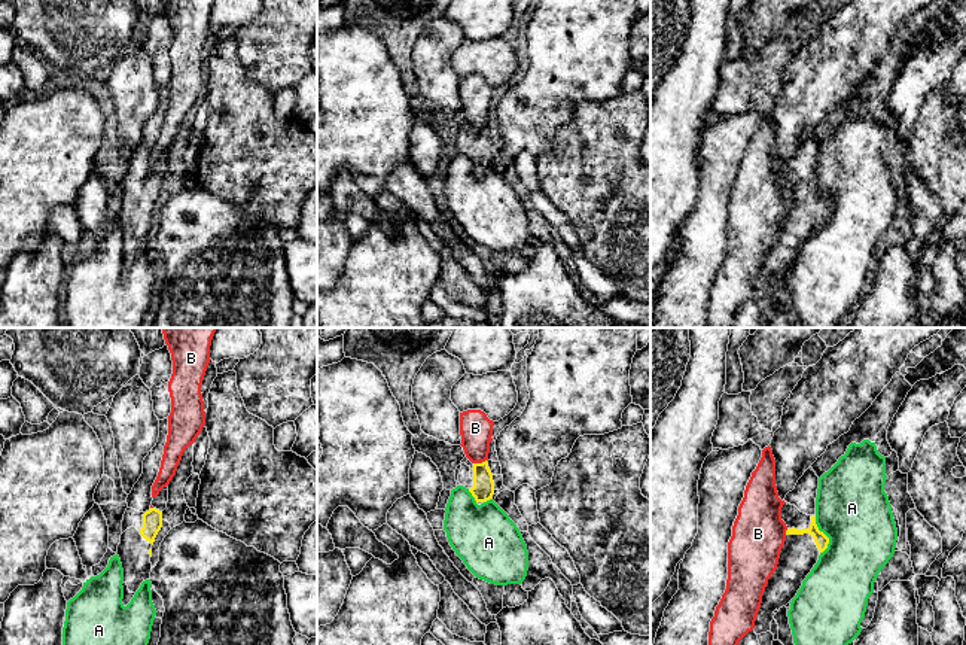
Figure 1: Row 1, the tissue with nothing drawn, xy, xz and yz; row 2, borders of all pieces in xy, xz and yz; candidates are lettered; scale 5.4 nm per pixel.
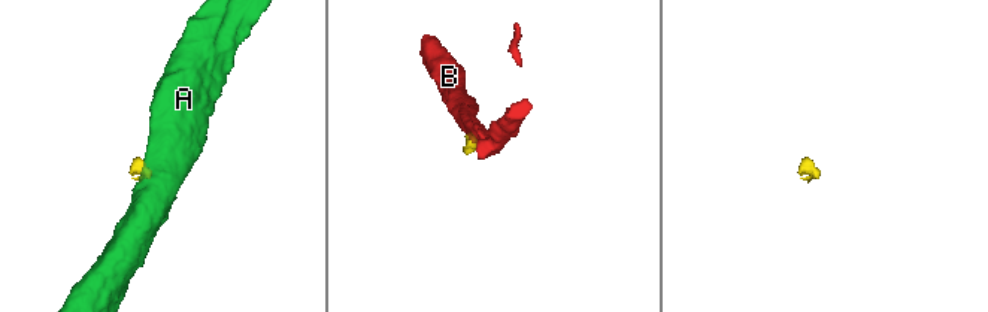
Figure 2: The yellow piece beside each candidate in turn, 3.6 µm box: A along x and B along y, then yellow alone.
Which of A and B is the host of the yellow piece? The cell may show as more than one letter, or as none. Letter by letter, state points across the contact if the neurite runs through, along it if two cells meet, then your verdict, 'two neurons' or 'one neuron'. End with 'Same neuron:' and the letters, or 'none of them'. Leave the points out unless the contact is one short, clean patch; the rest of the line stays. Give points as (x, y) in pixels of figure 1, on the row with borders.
A: border along yz (814, 517), (816, 526), (828, 538), (828, 547), (822, 553); two neurons
B: border along xz (485, 459), (474, 464); two neurons
Same neuron: none of them

